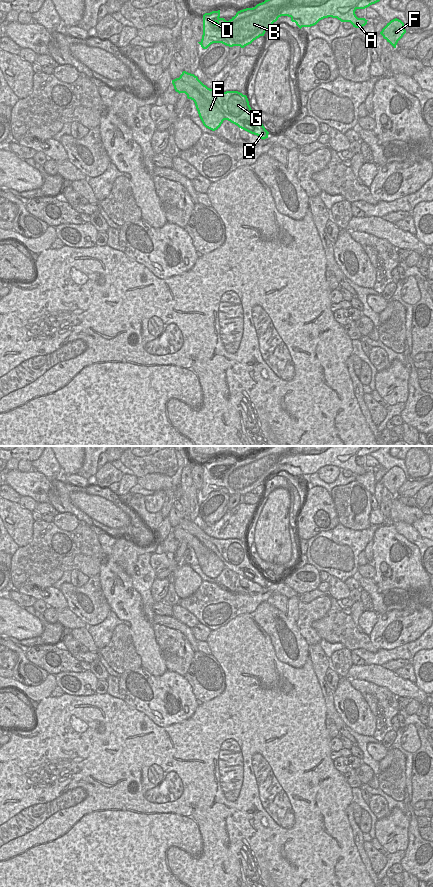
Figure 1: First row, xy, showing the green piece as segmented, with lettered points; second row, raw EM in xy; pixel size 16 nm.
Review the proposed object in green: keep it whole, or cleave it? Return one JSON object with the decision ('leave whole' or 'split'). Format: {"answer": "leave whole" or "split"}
{"answer": "split"}

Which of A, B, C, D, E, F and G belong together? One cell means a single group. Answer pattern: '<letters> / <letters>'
A B D E F / C G

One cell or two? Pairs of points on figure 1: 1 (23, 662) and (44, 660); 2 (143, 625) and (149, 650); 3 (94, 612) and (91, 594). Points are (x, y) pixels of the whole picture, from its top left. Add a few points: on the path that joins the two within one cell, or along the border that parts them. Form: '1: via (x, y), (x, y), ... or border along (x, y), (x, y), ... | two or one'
1: border along (25, 653), (25, 656), (30, 661), (48, 674) | two
2: via (143, 631), (145, 644) | one
3: via (94, 608), (91, 598) | one

